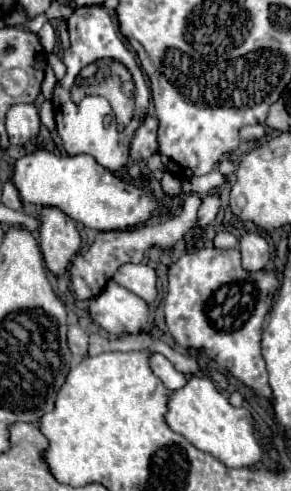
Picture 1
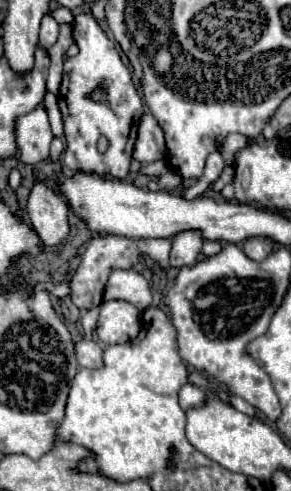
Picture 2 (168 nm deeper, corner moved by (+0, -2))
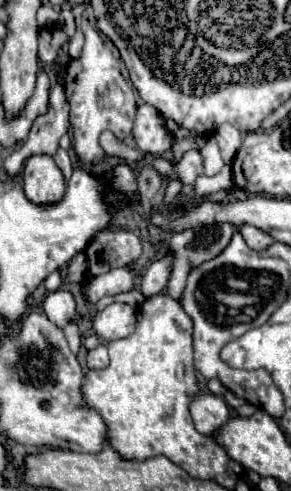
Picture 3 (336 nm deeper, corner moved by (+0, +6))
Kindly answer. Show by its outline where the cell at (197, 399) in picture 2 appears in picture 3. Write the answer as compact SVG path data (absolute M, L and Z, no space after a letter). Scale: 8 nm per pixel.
M199 392L191 402L191 416L195 428L205 436L215 436L217 430L227 424L231 410L227 408L225 400L213 396L209 392Z

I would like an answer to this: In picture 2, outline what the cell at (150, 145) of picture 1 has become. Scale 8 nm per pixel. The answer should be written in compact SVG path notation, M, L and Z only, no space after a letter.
M145 112L141 118L133 158L139 160L141 164L149 164L149 162L165 158L163 130L161 130L159 122L155 120L155 116L151 116L151 112Z

